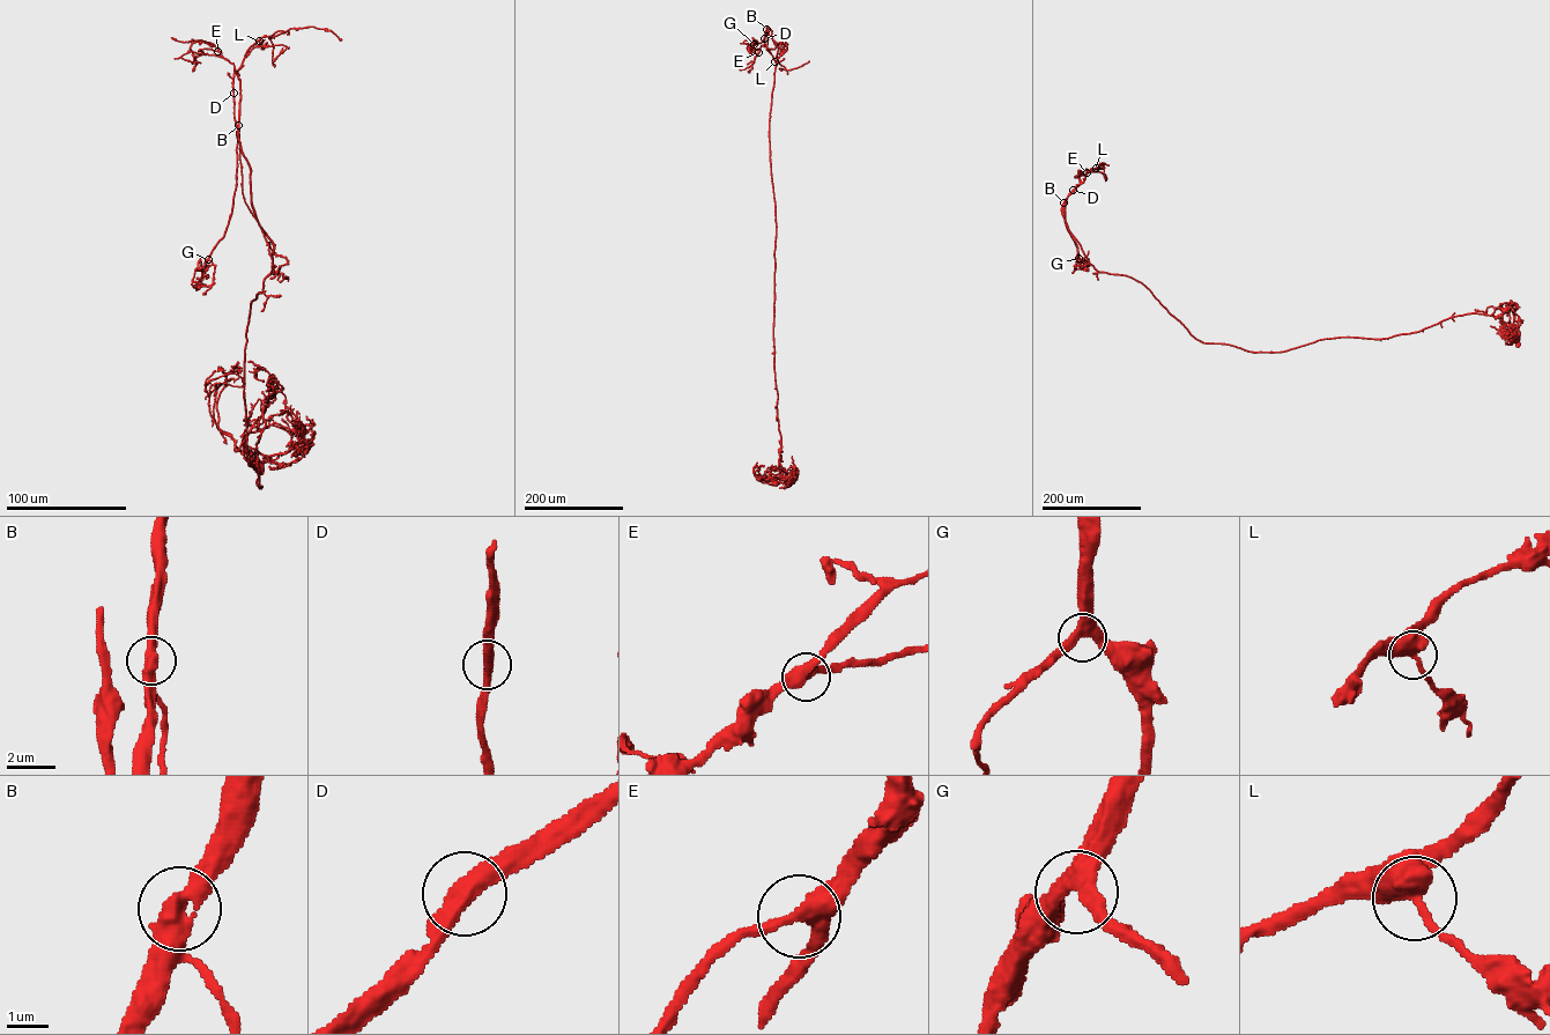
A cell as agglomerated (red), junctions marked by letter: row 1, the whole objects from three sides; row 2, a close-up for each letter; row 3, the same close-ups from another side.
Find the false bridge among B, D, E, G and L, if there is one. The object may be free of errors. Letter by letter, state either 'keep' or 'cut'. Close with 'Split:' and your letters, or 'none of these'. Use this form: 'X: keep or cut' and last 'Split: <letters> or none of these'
B: keep
D: keep
E: keep
G: keep
L: keep
Split: none of these

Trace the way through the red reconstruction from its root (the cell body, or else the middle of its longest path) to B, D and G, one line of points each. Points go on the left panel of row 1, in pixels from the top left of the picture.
B: (259, 466), (243, 440), (274, 393), (254, 453), (260, 487), (244, 348), (273, 246), (238, 125)
D: (259, 466), (243, 440), (274, 393), (260, 487), (244, 348), (273, 246), (235, 72), (234, 93)
G: (259, 466), (243, 440), (274, 393), (260, 487), (244, 348), (273, 246), (235, 72), (236, 185), (208, 259)

